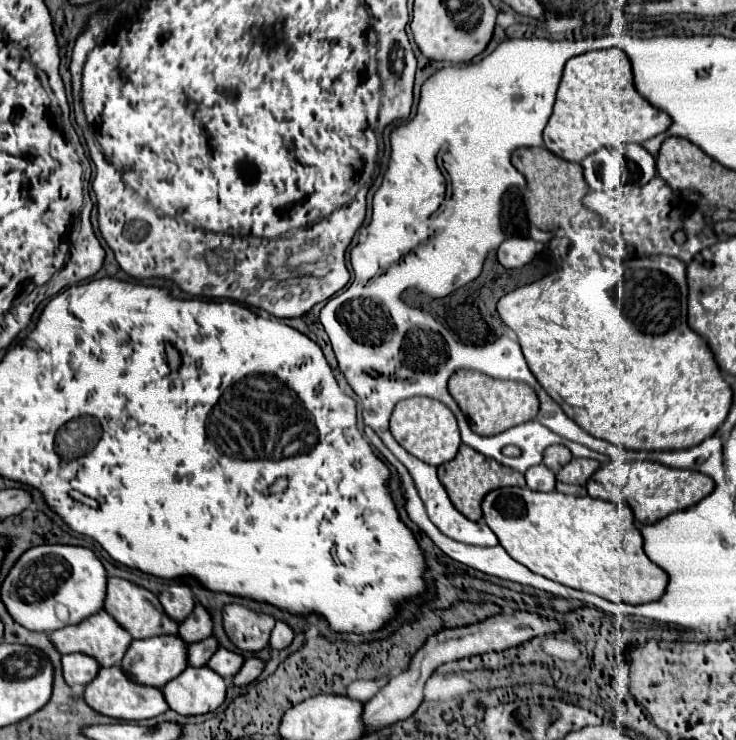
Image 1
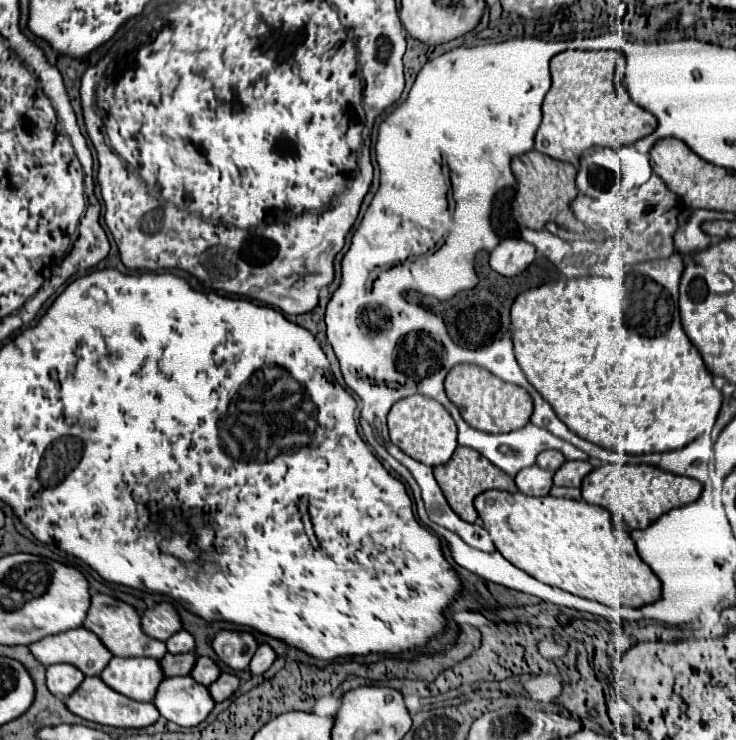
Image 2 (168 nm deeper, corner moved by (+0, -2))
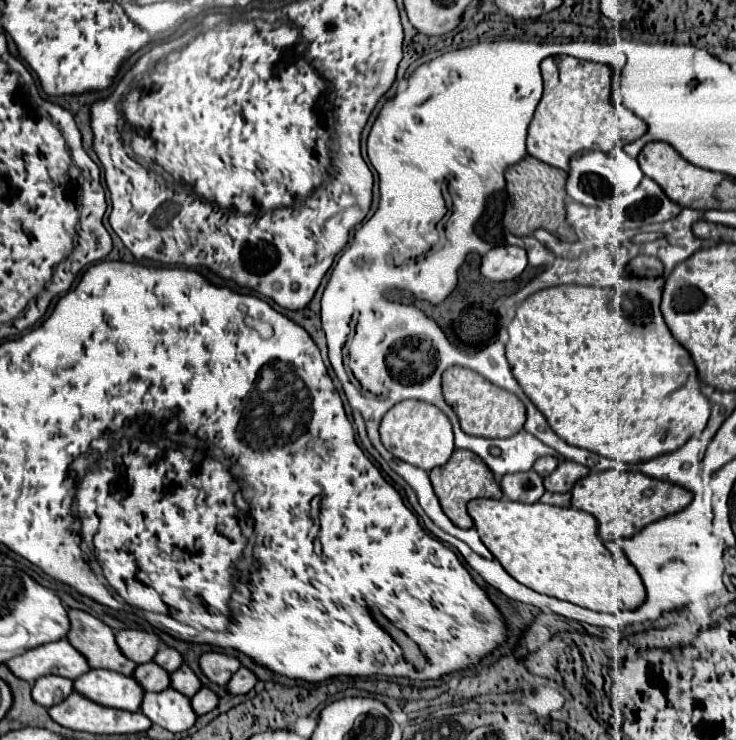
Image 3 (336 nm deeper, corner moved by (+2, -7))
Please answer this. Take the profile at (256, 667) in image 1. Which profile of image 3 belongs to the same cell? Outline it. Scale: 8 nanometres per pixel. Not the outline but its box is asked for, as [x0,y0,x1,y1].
[191,688,217,716]

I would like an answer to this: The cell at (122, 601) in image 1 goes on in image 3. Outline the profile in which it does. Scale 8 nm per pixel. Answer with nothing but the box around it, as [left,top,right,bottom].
[65,610,137,676]

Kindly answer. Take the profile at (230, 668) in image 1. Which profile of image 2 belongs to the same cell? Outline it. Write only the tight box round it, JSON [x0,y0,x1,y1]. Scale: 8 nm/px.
[191,657,221,685]

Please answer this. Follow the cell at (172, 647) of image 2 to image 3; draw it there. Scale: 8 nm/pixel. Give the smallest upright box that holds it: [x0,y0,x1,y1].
[153,648,183,672]

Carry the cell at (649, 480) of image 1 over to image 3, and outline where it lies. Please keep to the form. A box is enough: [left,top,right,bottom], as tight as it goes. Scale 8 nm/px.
[571,470,693,540]

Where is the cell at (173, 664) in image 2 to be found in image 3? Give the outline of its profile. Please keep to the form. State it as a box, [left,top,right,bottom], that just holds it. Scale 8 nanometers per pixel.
[133,662,169,692]

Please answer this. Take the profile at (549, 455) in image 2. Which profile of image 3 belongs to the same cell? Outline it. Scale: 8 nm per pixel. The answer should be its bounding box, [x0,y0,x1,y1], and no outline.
[533,456,559,478]

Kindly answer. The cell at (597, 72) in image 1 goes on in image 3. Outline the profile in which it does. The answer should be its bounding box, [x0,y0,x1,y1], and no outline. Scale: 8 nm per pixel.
[527,56,647,170]

